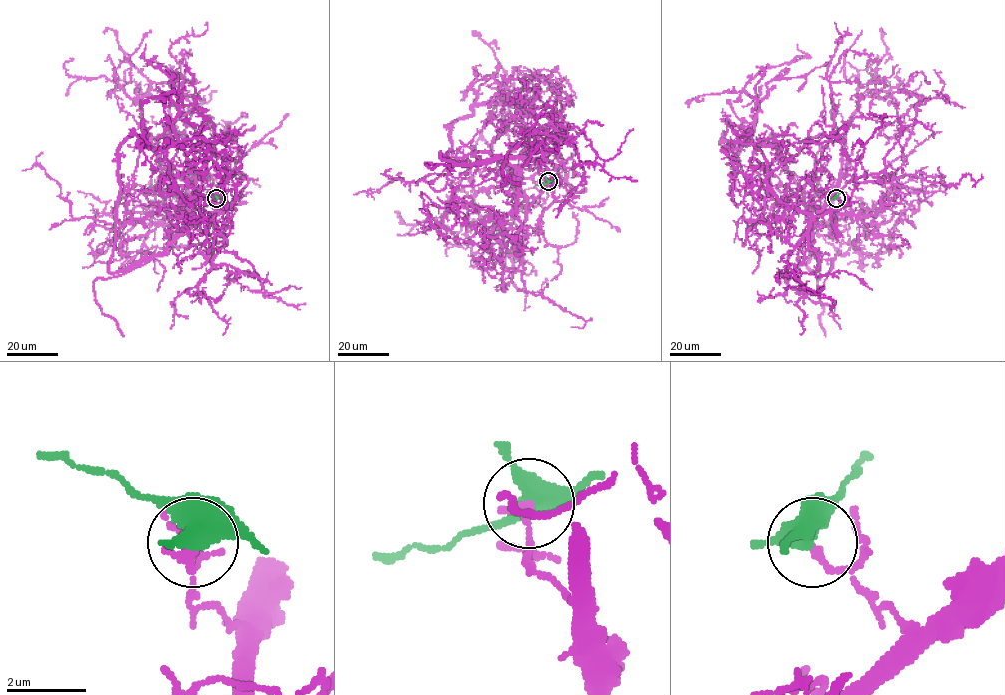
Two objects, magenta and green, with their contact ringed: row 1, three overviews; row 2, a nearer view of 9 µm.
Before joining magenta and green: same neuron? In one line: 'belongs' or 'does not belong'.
does not belong

